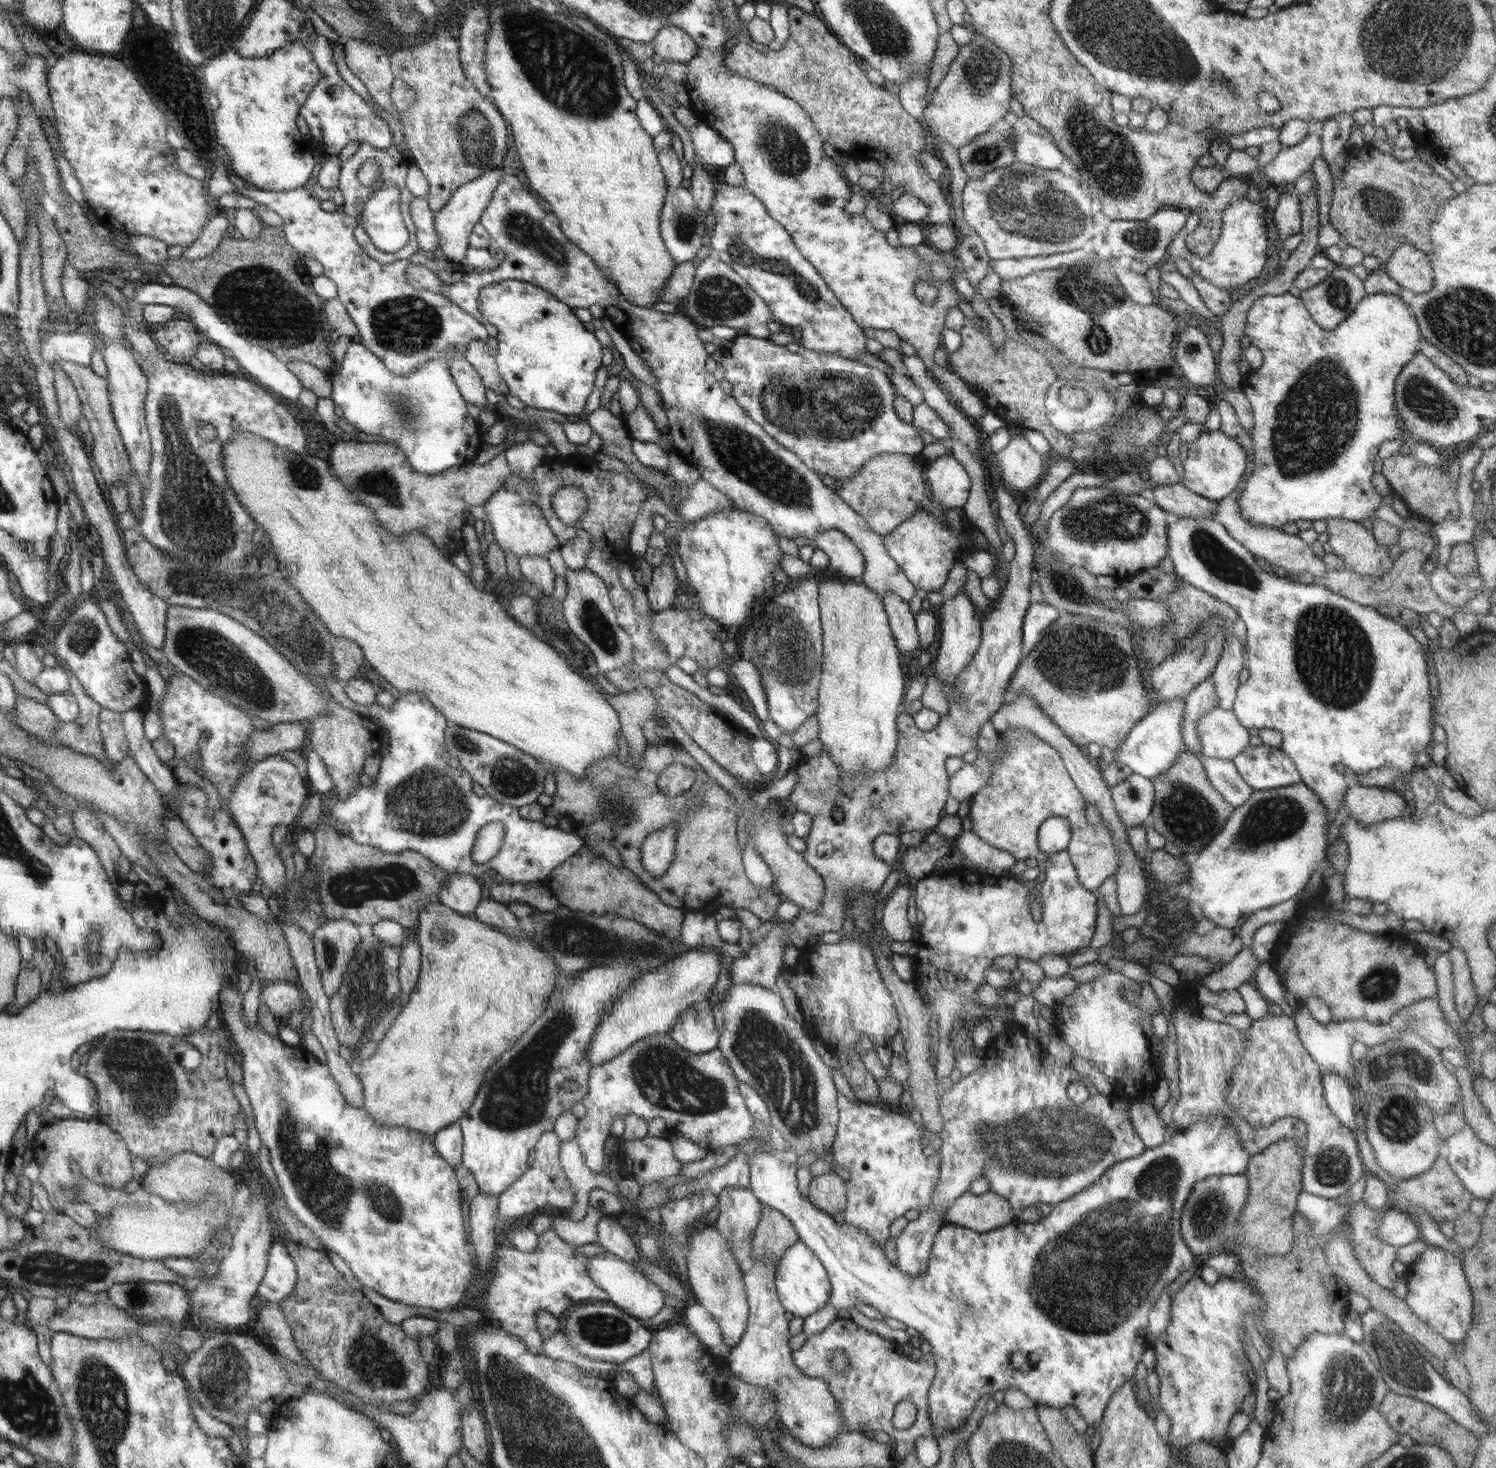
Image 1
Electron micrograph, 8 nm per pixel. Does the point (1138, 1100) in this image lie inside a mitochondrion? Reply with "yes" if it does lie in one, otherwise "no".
no

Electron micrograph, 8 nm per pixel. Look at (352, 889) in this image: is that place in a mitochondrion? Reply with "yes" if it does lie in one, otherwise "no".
yes

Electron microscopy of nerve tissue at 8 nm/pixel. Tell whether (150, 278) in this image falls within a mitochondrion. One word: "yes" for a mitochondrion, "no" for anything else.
no

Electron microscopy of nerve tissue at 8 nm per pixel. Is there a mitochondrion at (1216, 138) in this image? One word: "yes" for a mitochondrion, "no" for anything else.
no

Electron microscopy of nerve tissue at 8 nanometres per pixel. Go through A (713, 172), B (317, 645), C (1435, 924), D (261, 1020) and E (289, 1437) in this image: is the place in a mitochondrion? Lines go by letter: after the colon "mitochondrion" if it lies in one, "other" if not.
A: other
B: mitochondrion
C: other
D: other
E: other

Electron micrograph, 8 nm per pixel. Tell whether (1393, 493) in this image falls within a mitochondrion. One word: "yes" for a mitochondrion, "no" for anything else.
no

